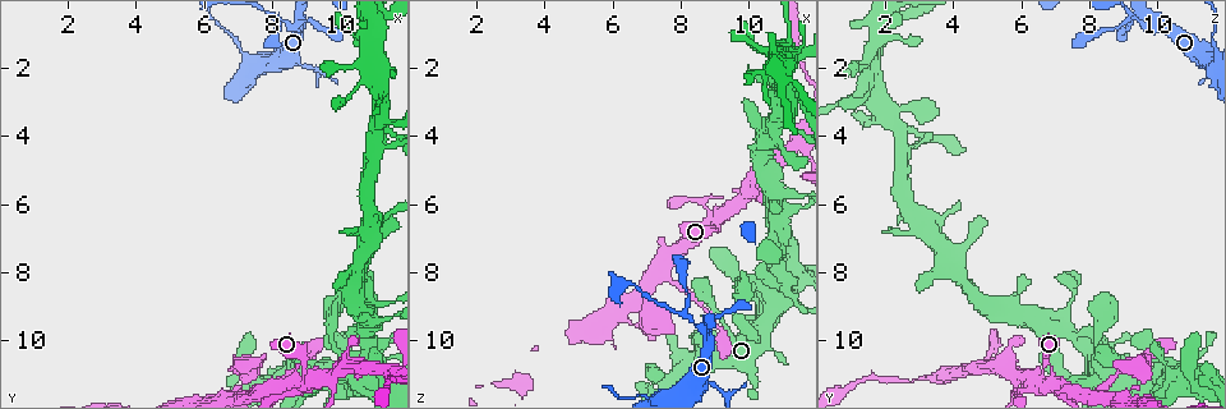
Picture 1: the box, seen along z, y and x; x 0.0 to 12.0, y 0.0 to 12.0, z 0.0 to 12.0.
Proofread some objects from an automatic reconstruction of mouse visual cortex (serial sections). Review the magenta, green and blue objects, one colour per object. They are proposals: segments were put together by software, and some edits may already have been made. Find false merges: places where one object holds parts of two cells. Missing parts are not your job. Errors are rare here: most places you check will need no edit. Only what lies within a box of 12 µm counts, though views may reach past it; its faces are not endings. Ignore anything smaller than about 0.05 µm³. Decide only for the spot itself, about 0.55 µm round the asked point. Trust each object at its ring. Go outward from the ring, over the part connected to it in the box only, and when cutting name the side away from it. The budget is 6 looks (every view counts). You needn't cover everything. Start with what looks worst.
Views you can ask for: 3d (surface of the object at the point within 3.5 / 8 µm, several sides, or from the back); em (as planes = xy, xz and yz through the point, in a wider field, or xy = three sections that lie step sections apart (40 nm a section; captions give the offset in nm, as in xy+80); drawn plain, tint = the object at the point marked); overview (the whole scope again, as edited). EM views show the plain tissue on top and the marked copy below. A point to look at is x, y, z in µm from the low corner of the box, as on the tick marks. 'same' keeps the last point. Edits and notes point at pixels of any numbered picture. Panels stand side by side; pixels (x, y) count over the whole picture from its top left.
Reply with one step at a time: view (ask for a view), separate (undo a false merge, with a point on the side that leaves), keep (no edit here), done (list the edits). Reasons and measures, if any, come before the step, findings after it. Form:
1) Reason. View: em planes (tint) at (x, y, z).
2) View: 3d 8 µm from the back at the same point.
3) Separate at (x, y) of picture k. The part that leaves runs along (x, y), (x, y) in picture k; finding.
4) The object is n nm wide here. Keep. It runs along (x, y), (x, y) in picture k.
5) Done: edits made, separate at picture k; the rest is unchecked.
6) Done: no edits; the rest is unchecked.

Looks like a crossing. View: 3d 3.5 µm at (9.0, 11.1, 6.6).

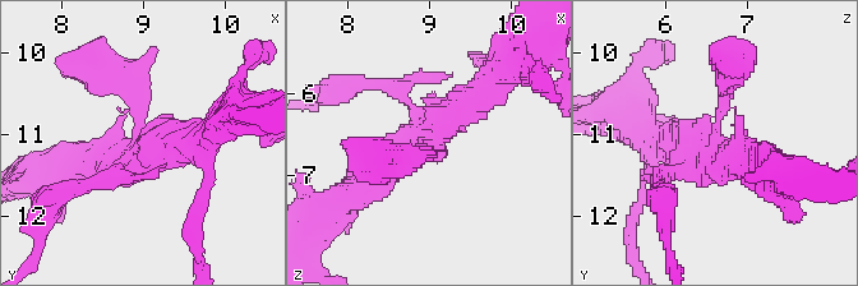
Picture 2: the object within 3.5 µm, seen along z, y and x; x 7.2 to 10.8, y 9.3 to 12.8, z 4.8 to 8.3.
4 arms meet here; the arms are 200, 250, 350, 400 nm wide; shape alone is not enough. View: em xy step 3 (tint) at (9.10, 11.10, 6.60).

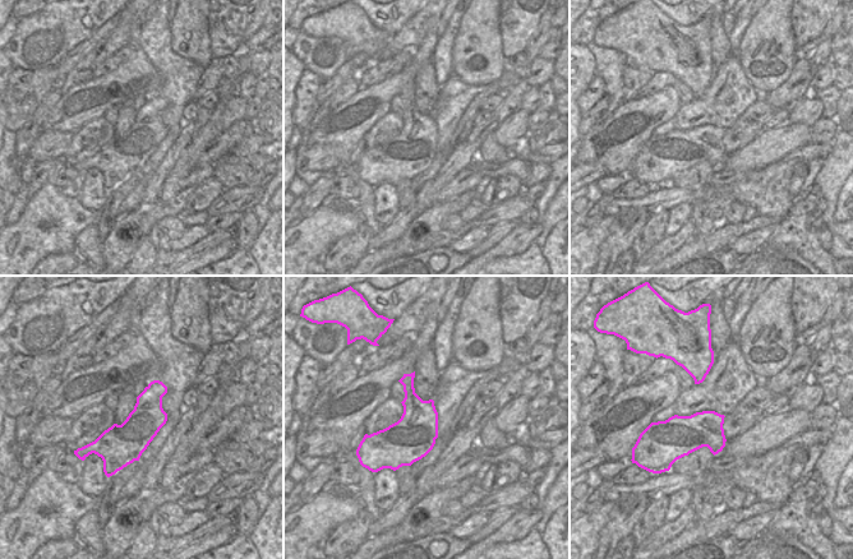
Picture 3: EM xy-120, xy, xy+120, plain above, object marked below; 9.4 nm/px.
Keep. It runs along (115, 73), (151, 143), (79, 167) in picture 2; all the same cell.

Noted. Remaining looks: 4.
Abrupt turn. View: em xy step 2 (tint) at (8.5, 11.4, 10.5).

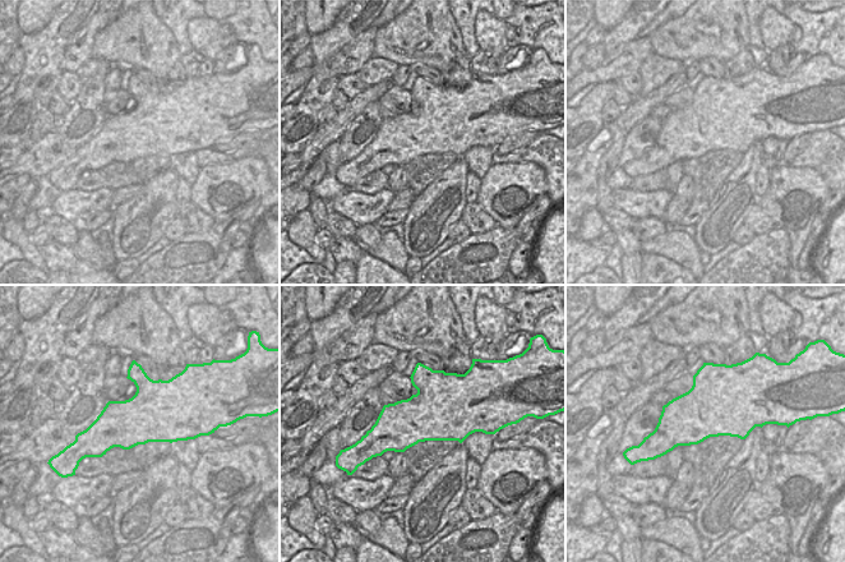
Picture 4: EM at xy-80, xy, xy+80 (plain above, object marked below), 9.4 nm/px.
View: 3d 3.5 µm at the same point.

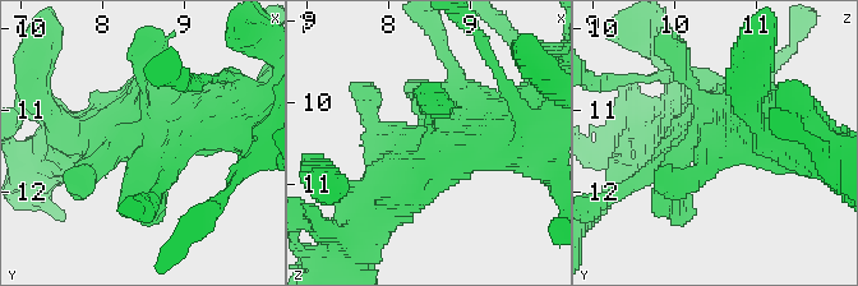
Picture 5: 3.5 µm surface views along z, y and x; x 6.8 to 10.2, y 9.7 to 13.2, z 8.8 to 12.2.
Keep. Continuous, no second cell.

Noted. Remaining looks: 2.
Thick turns thin. View: 3d 3.5 µm from the back at (11.1, 3.5, 2.2).

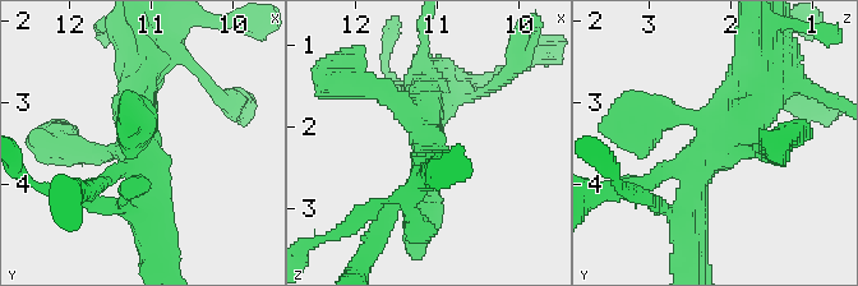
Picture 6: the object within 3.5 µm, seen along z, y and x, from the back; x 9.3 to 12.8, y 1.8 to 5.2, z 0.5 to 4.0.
View: em xy step 3 (tint) at (11.10, 3.50, 2.15).

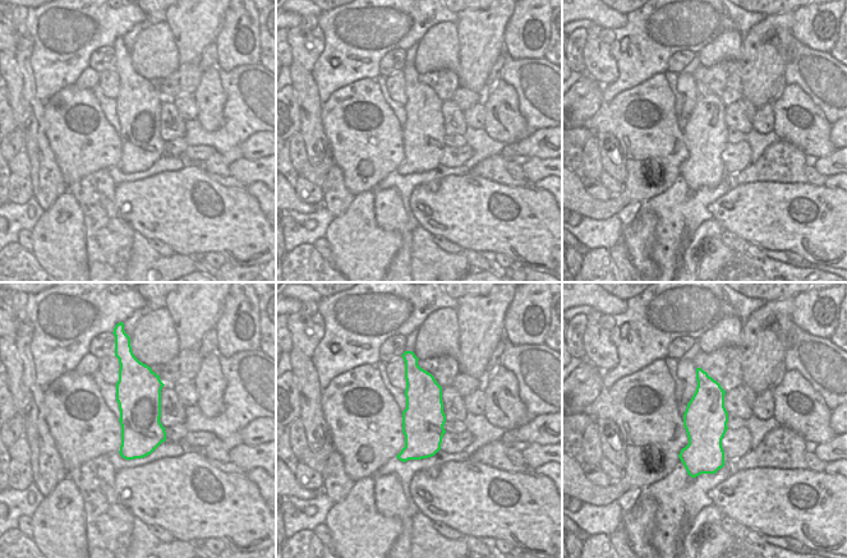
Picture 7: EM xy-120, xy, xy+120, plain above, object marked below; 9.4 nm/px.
Keep. It runs along (690, 220), (693, 173), (769, 74) in picture 6; continuous, no second cell.

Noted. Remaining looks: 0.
Done: no edits; the rest is unchecked.

